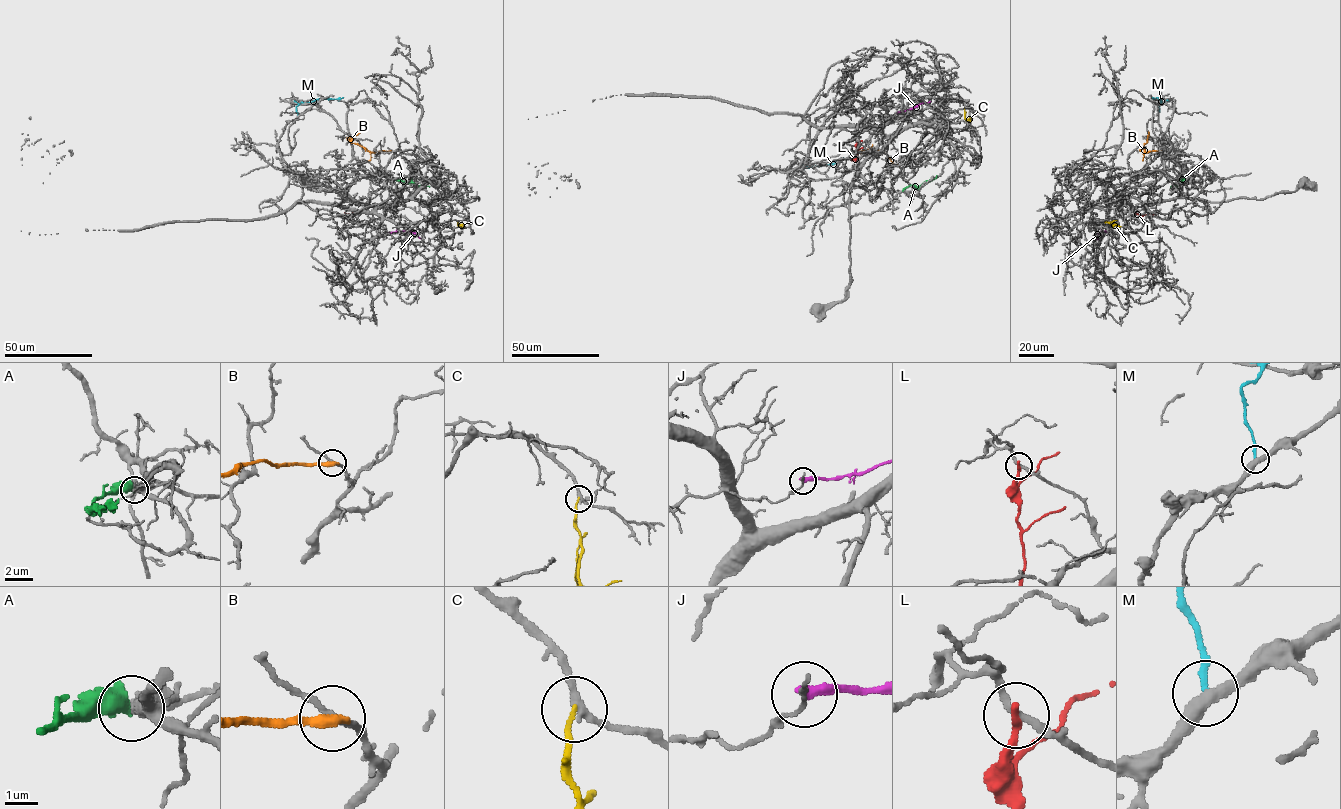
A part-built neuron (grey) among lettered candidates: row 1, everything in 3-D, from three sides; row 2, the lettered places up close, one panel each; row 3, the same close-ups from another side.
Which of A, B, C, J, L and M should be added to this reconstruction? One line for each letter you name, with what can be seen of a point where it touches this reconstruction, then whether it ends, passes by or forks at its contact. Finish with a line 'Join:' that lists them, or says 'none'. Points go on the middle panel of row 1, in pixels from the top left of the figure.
Join: none

